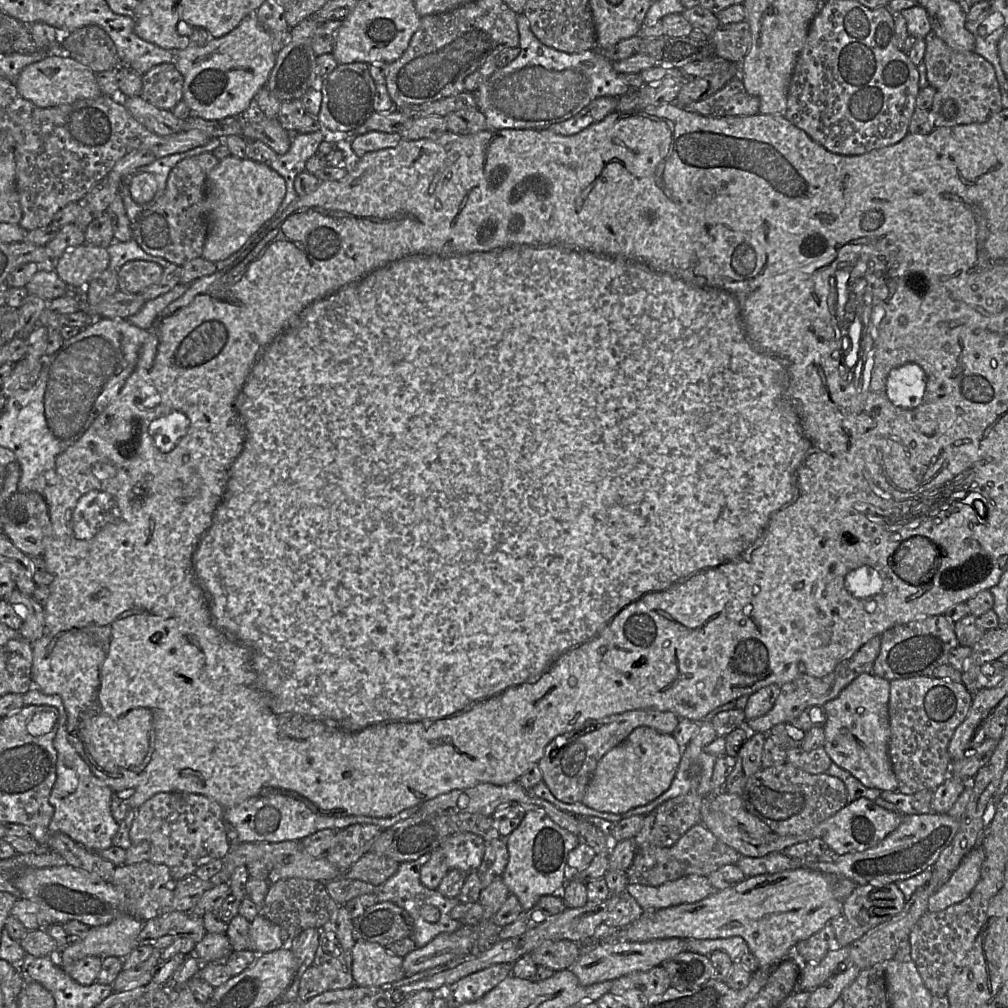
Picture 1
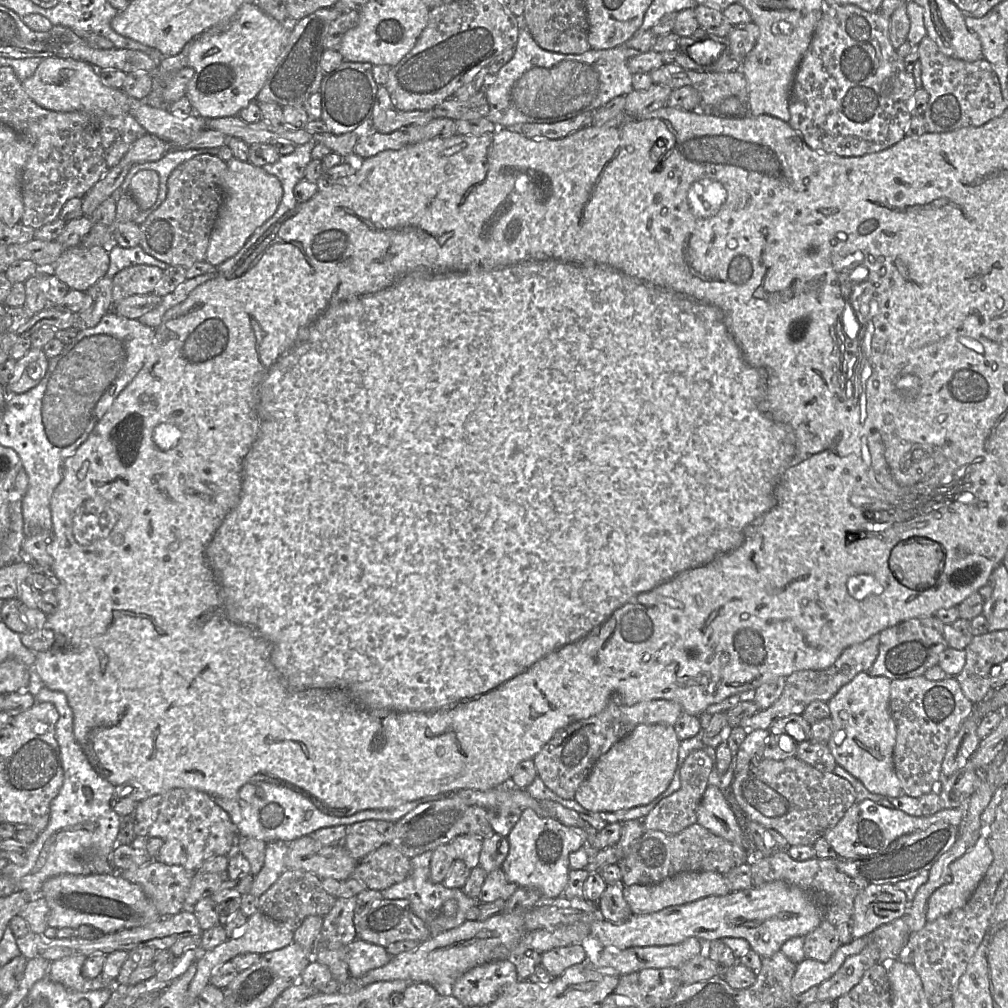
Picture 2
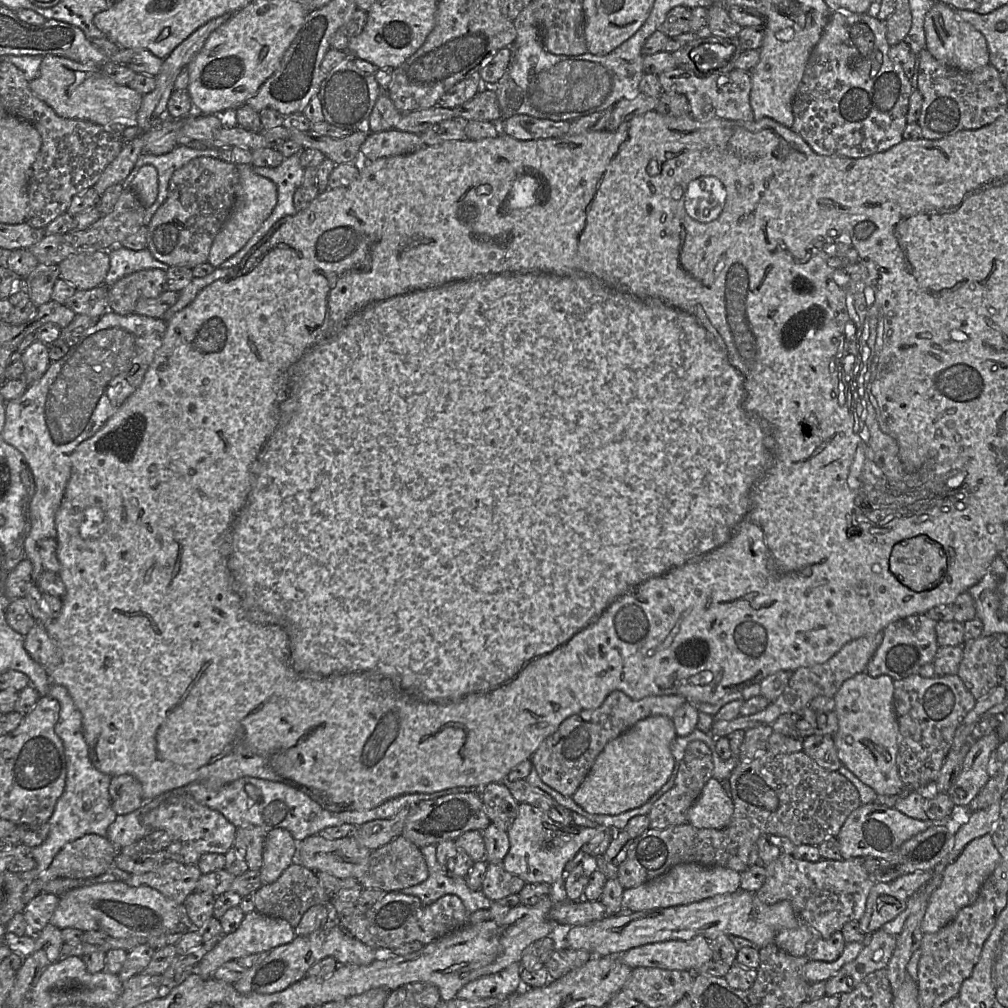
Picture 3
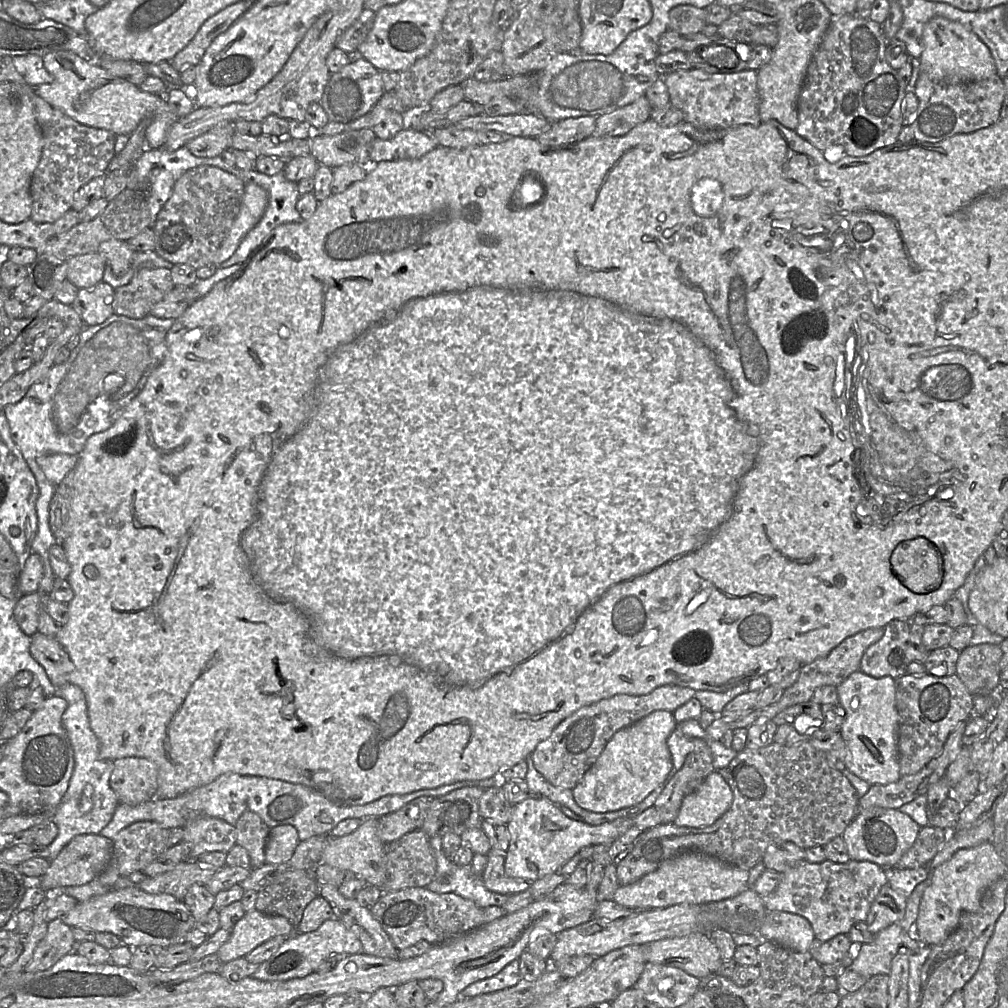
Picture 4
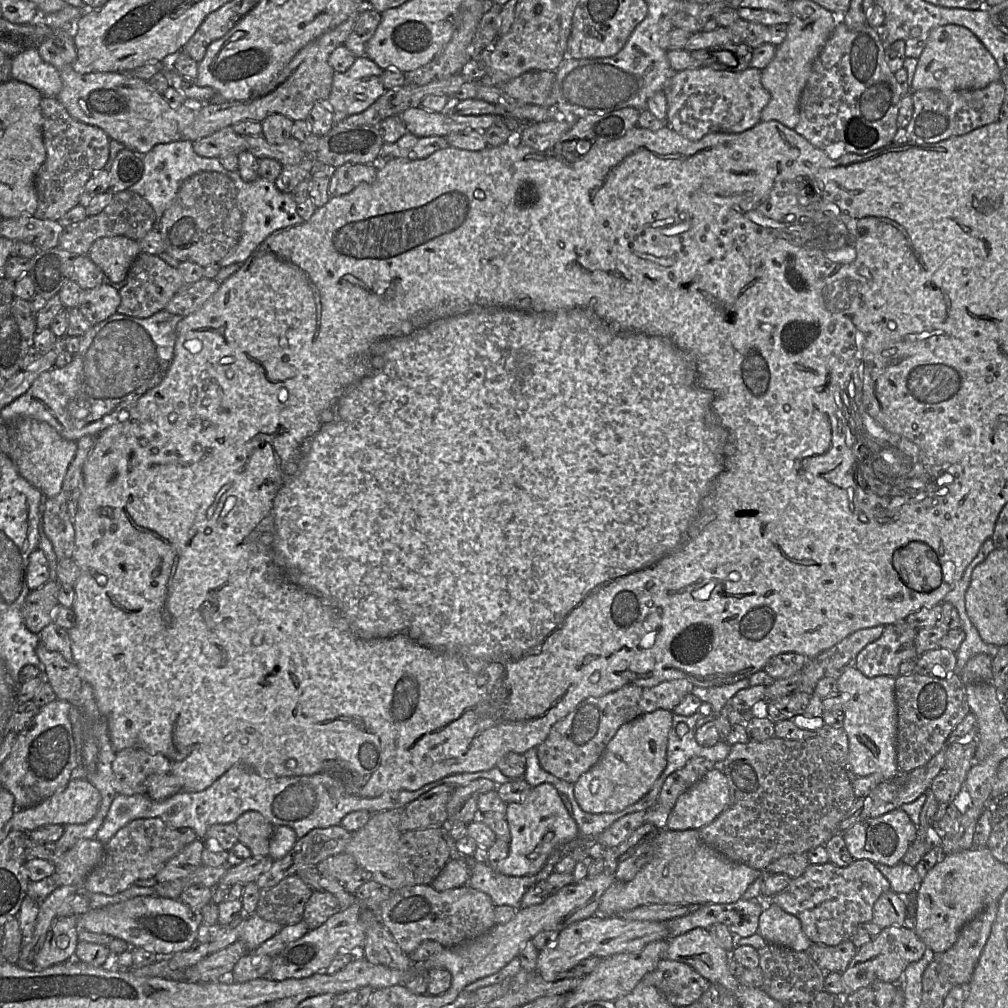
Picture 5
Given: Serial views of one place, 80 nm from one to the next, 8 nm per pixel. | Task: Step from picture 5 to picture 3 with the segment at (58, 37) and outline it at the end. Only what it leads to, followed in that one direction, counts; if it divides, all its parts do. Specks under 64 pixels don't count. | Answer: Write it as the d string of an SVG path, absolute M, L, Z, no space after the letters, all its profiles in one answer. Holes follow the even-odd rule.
M44 56L39 75L29 82L32 93L61 117L85 120L99 125L130 125L136 120L143 95L127 85L118 85L97 65L80 63L68 58Z

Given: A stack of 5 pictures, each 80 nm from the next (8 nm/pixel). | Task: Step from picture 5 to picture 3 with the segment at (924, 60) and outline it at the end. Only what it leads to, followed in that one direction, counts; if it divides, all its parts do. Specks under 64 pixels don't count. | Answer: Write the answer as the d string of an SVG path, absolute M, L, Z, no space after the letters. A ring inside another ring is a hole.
M935 2L924 20L926 49L938 61L962 71L972 72L989 64L989 49L984 36L962 20L954 9Z

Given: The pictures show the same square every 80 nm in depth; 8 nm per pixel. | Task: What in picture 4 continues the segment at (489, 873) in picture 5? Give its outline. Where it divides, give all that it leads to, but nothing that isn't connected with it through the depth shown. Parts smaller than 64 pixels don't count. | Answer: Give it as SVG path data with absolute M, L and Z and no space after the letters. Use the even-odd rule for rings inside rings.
M443 837L430 839L432 852L437 861L436 874L433 881L426 886L435 893L455 893L473 901L478 907L502 906L509 895L498 894L488 890L481 877L472 871L472 865L458 866L448 859L442 849Z

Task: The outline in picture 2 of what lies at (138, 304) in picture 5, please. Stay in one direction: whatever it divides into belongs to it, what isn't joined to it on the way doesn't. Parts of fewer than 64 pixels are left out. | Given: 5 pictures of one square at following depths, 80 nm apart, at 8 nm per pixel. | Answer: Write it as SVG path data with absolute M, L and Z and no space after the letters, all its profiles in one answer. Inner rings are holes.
M134 265L122 269L113 277L113 304L132 295L152 294L163 277L157 266Z

